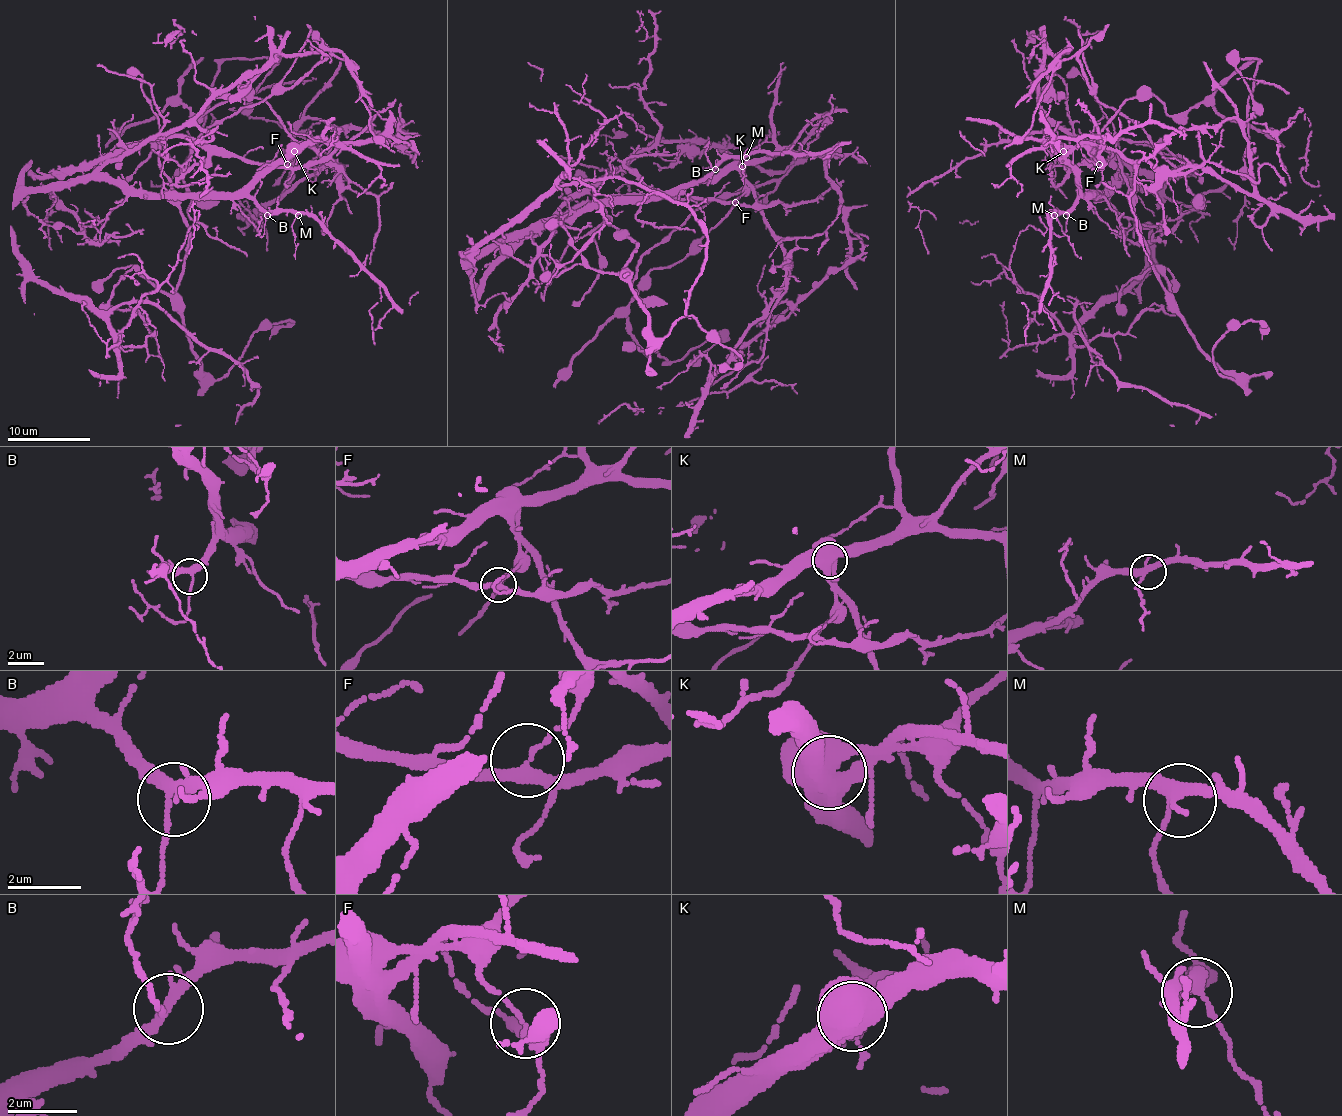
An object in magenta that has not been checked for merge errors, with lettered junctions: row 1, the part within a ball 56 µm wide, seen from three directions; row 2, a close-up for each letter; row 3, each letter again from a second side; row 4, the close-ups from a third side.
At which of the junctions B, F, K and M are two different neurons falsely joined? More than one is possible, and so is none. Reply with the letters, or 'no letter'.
F, K

